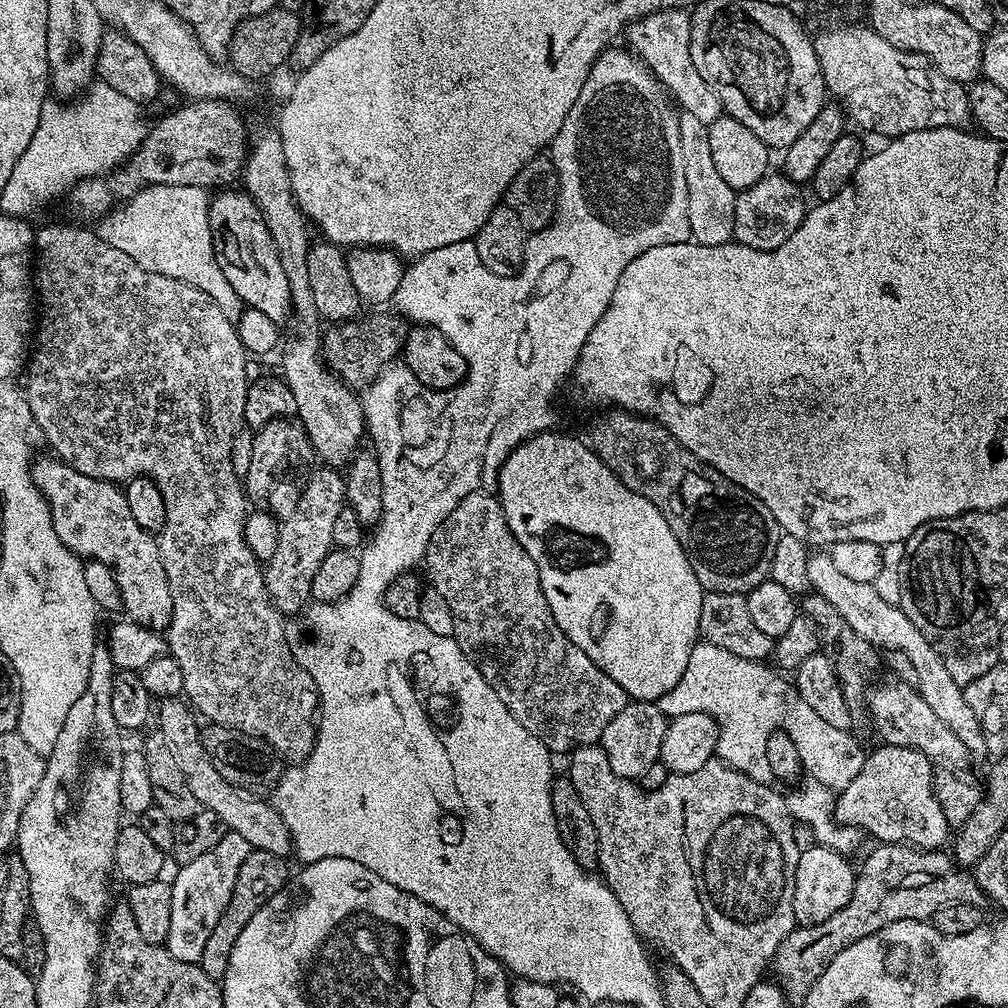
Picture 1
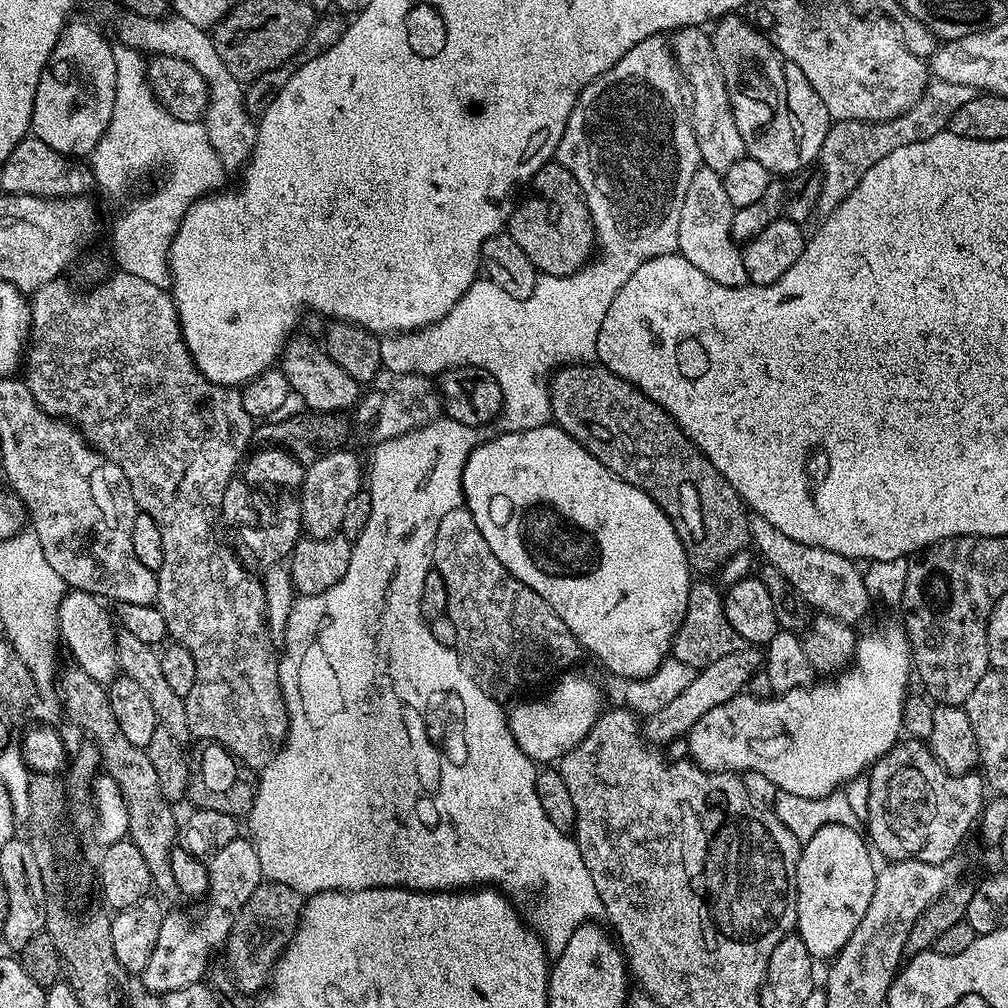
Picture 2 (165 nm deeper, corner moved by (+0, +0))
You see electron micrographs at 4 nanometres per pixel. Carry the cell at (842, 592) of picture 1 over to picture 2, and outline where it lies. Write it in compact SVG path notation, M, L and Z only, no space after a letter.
M758 515L749 519L748 531L755 551L760 556L765 556L763 559L767 564L782 570L786 582L794 586L797 596L805 605L813 604L817 613L833 616L853 626L859 625L859 620L868 612L870 595L864 585L864 577L854 570L852 561L842 554L834 554L818 546L794 542L794 538L786 538L782 530L778 530L770 522L766 522L766 518Z

